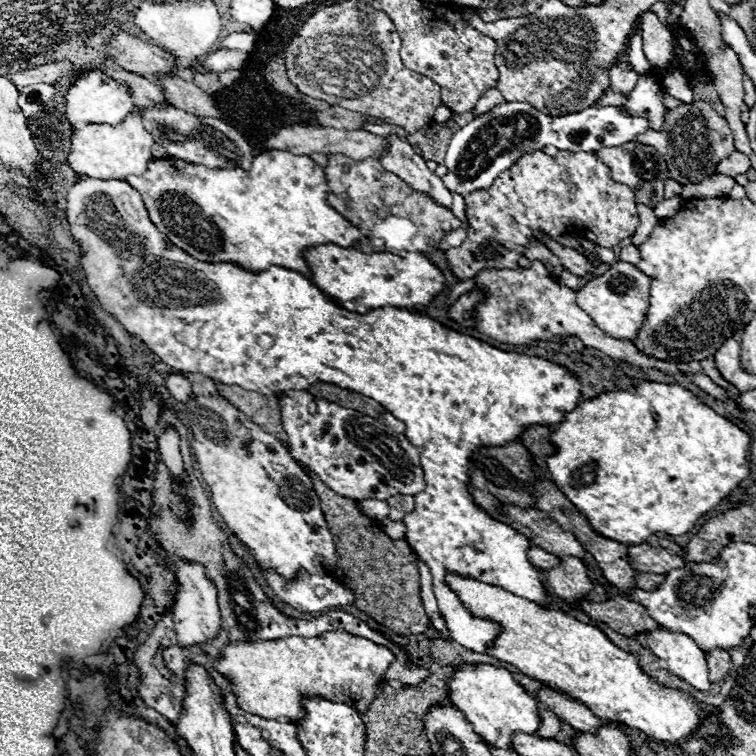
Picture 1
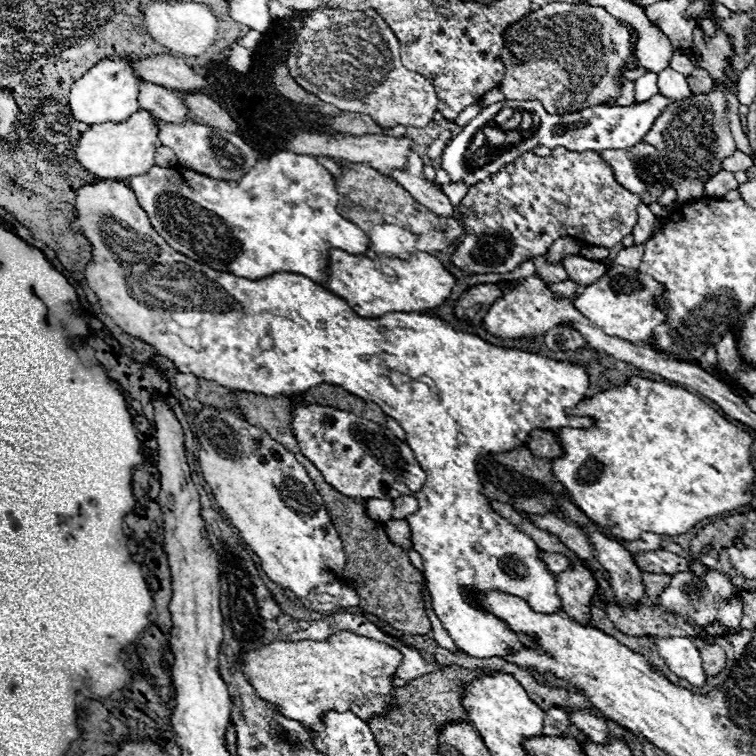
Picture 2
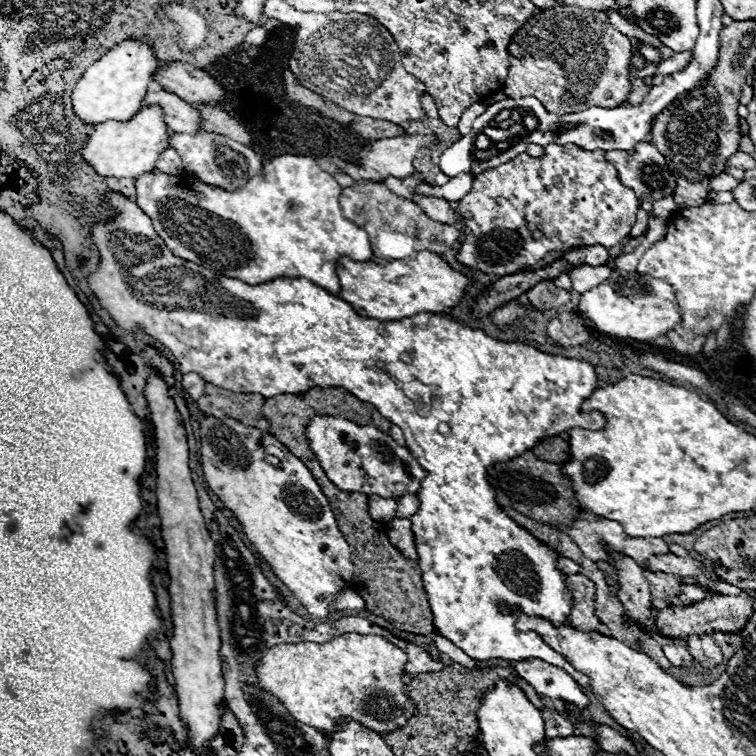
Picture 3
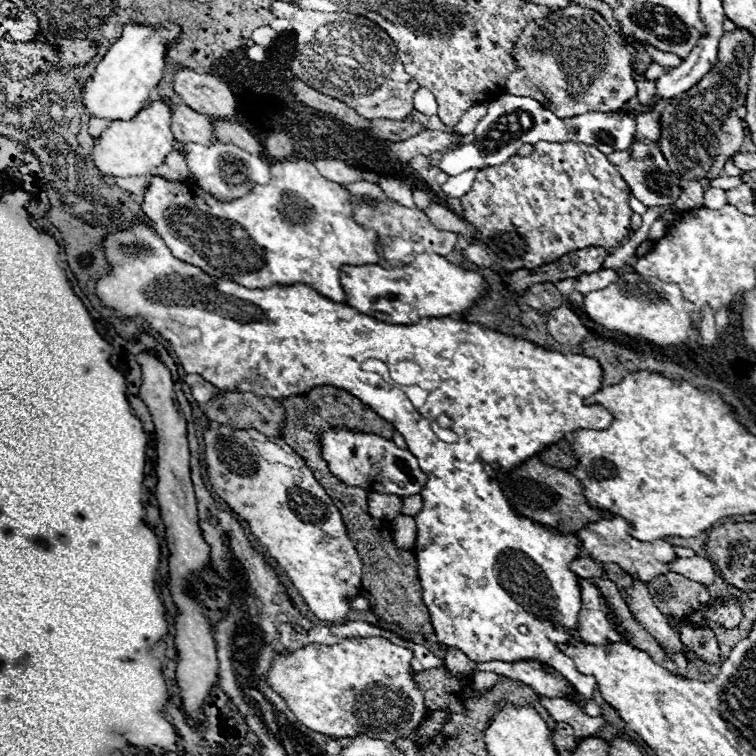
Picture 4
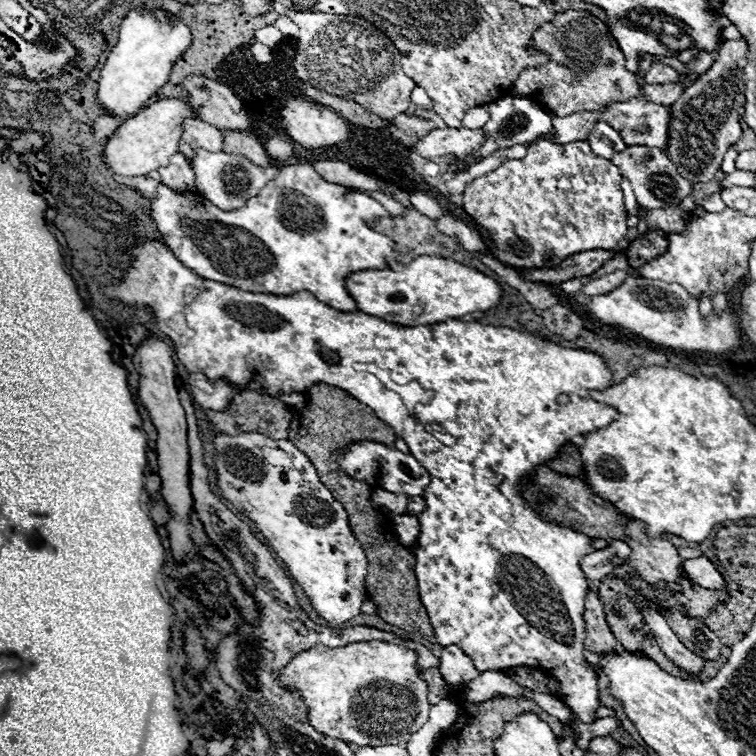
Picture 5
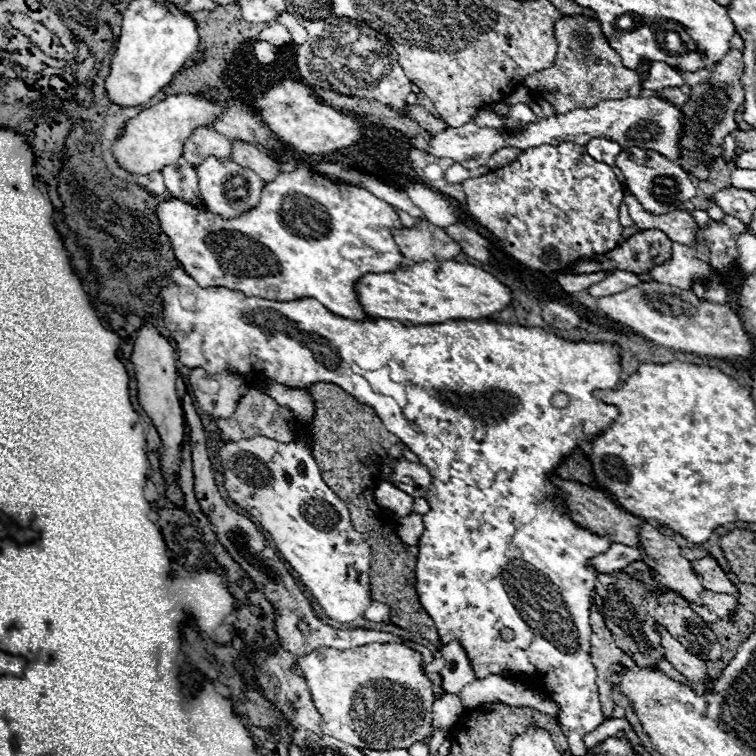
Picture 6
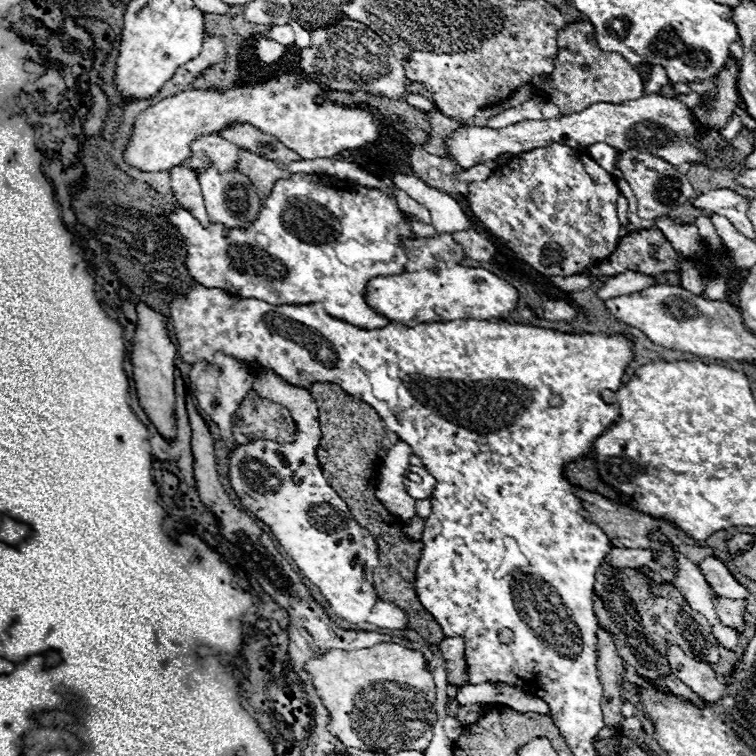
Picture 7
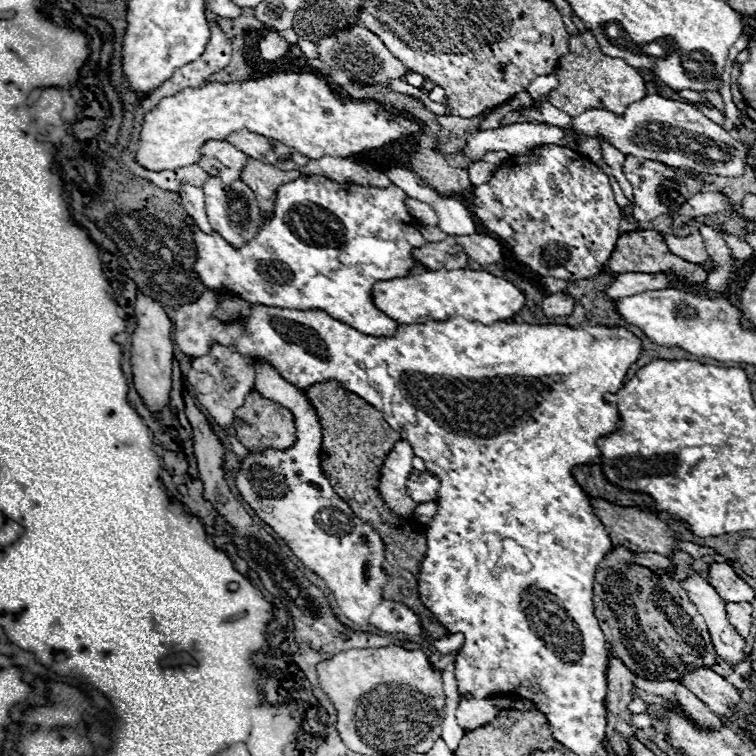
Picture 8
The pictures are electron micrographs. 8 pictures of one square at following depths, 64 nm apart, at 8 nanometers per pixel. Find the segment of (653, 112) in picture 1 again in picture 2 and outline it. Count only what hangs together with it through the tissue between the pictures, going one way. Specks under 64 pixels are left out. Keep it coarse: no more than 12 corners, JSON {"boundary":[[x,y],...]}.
{"boundary":[[654,72],[640,76],[634,84],[636,104],[658,94]]}

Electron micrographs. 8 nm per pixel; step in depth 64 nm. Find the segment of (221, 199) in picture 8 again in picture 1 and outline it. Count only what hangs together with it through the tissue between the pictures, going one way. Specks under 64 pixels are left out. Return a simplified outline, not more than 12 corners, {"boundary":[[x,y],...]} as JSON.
{"boundary":[[172,104],[136,108],[174,158],[250,168],[252,148],[230,124]]}

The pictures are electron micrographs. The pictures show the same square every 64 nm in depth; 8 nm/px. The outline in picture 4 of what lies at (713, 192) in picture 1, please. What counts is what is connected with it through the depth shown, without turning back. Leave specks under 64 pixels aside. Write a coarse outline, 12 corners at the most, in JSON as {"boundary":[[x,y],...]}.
{"boundary":[[718,176],[710,180],[712,188],[722,190],[742,184],[740,176]]}

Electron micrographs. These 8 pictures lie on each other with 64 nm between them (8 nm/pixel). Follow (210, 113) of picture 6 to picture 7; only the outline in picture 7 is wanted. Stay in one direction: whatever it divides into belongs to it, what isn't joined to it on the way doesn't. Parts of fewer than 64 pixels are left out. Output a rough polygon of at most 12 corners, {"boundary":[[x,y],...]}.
{"boundary":[[306,76],[184,90],[146,108],[122,152],[142,172],[198,134],[250,122],[302,158],[374,142],[382,122]]}

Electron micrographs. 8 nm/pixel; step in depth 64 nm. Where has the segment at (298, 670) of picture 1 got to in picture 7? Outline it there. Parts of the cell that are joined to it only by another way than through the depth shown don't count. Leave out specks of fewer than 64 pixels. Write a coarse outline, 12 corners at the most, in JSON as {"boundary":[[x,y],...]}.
{"boundary":[[400,644],[304,664],[346,746],[424,752],[436,686]]}

